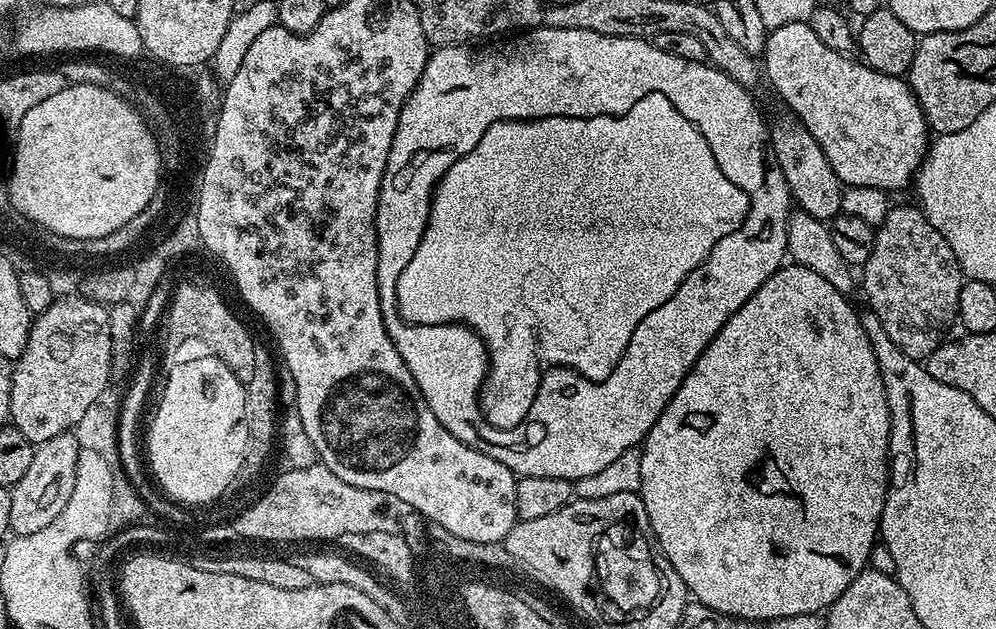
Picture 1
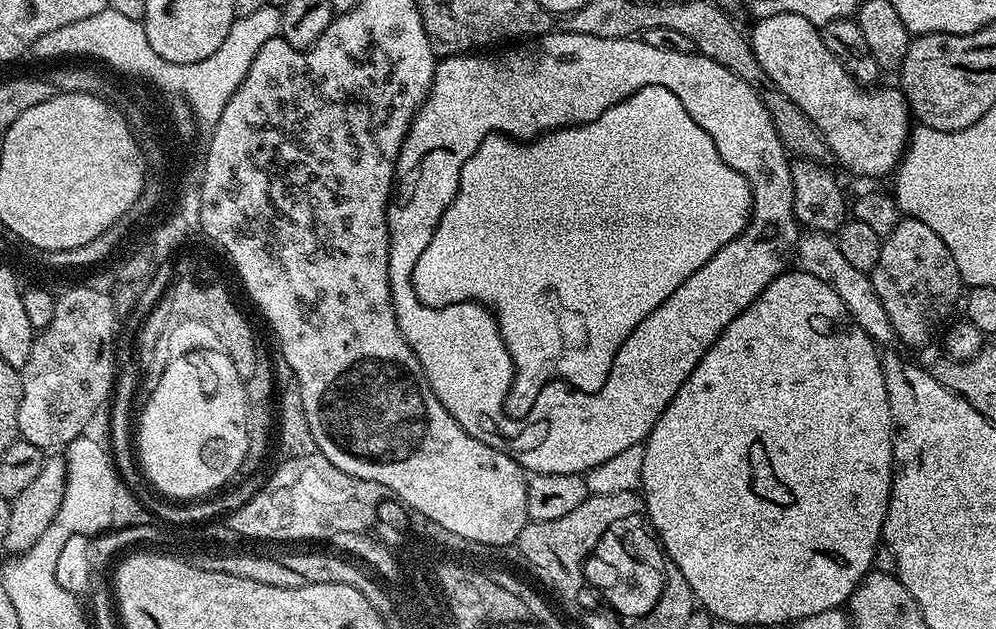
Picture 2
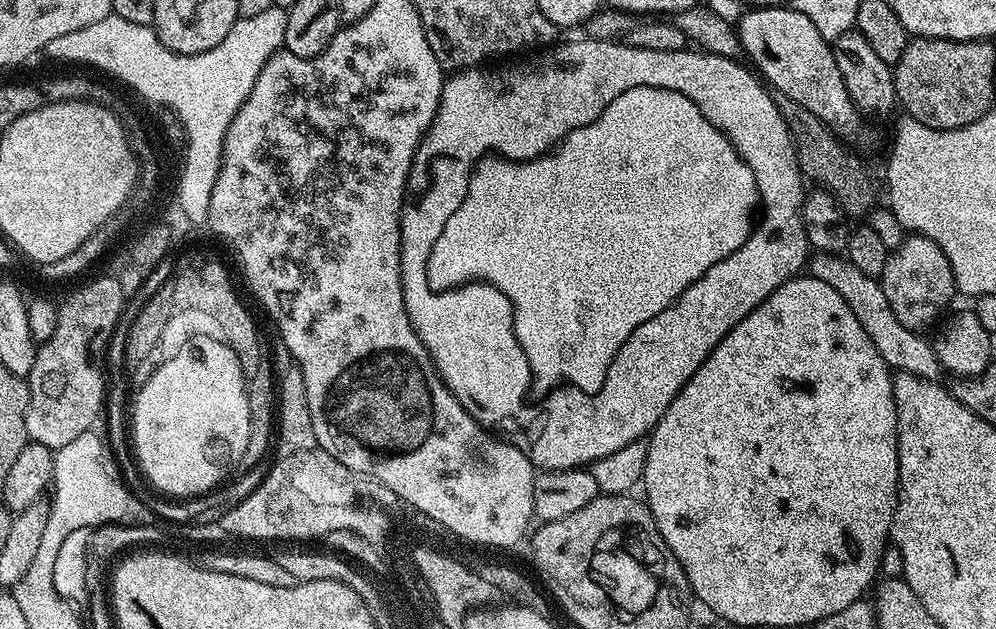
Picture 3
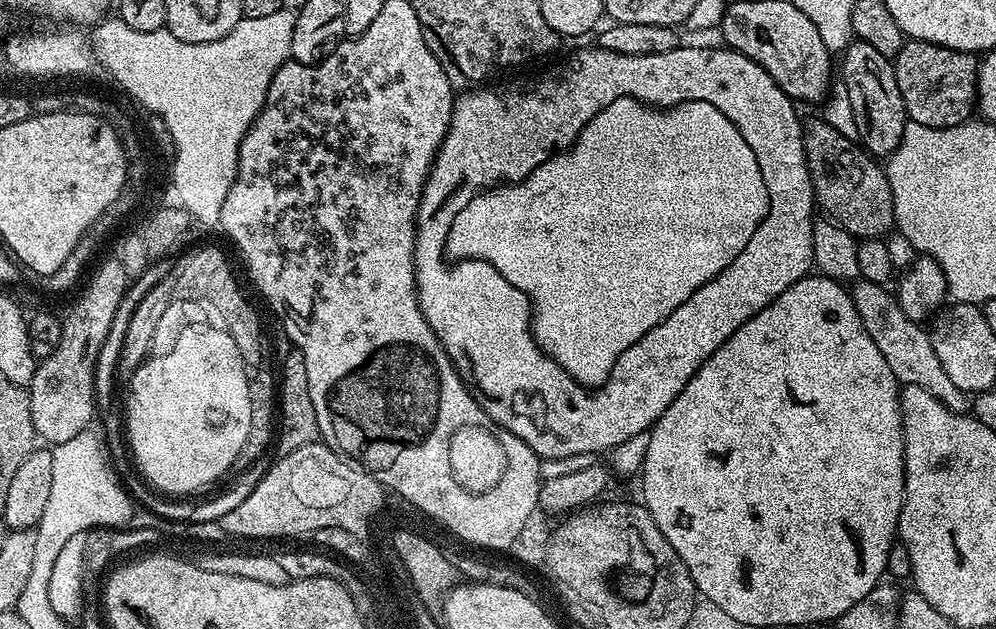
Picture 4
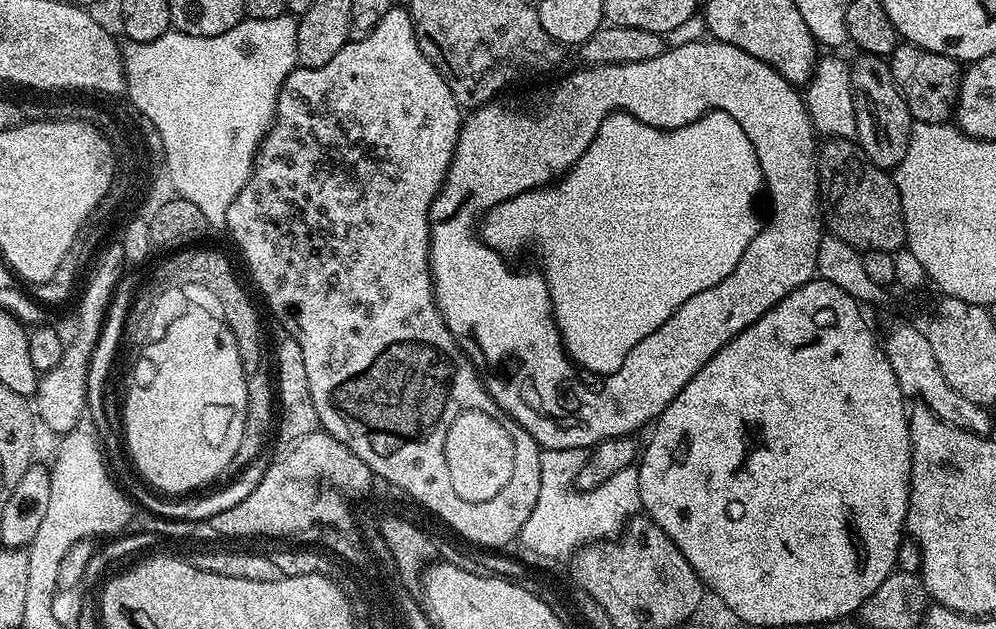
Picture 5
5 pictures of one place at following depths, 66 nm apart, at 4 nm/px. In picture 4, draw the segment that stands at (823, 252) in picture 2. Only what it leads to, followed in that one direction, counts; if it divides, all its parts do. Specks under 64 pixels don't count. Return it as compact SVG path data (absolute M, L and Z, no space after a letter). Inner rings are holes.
M861 278L851 285L850 291L858 318L862 318L862 326L866 326L866 334L870 334L870 338L874 338L874 346L882 350L882 358L886 358L890 370L894 370L896 381L901 385L922 386L922 390L930 390L930 394L934 394L934 398L938 398L938 402L950 410L967 413L970 408L969 397L950 382L950 375L938 362L929 329L923 323L906 318L895 295L883 284Z

